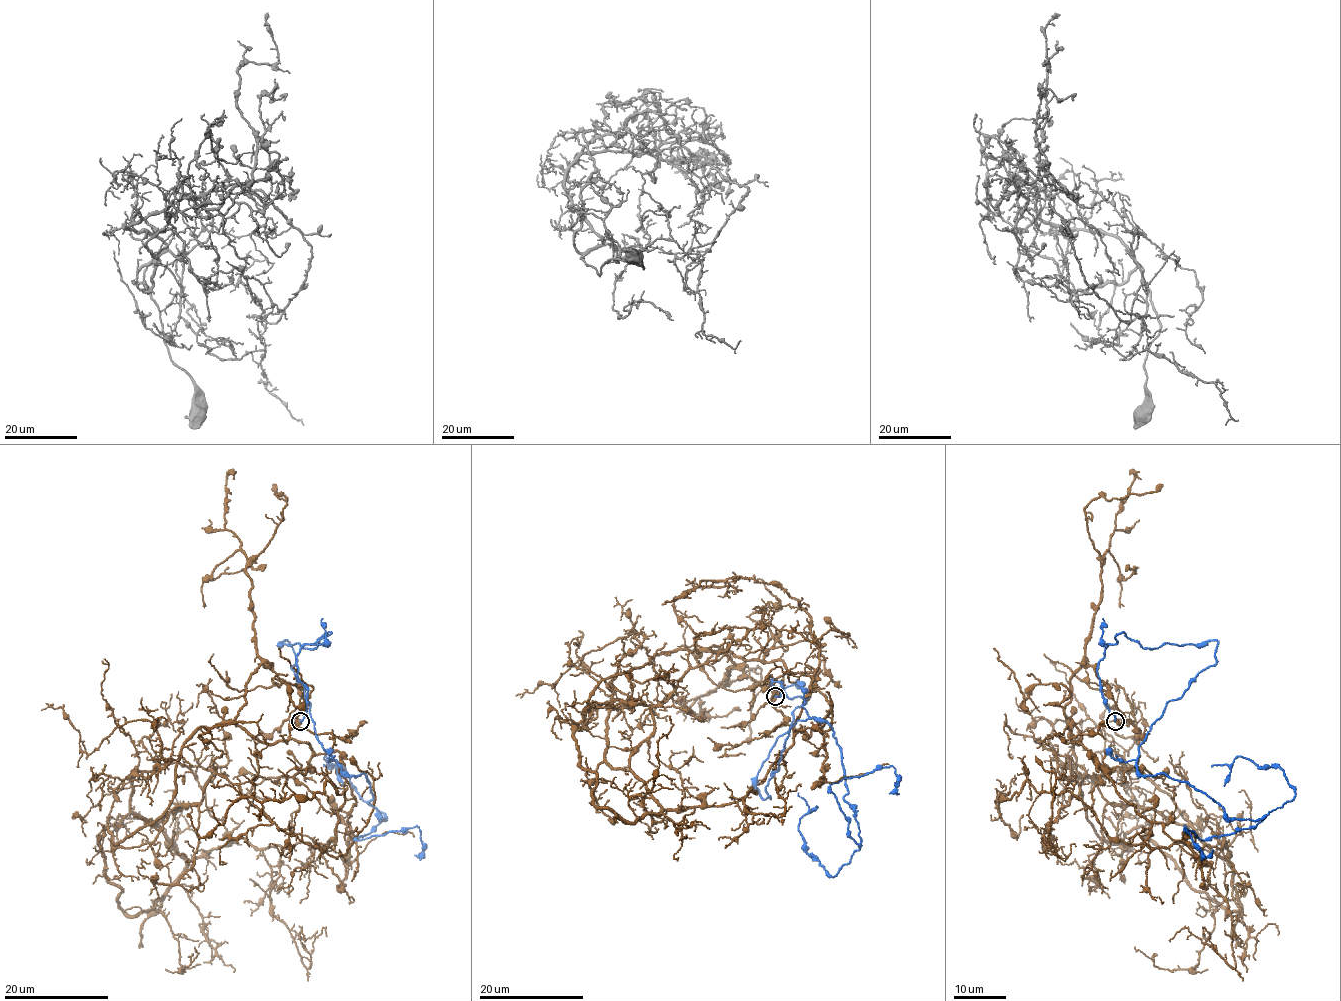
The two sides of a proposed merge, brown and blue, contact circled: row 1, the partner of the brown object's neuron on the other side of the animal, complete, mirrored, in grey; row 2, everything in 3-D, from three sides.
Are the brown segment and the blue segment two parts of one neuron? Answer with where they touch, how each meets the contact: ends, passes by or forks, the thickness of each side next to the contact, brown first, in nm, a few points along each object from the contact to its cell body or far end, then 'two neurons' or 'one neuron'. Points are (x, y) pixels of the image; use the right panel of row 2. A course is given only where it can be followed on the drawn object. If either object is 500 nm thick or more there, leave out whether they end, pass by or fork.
place (1115, 721); calibres 650 and 240 nm; course brown (1116, 720), (1084, 663), (1099, 835), (1147, 832), (1157, 787), (1228, 860), (1027, 781), (996, 801), (1023, 814); course blue (1114, 720), (1097, 663), (1114, 637), (1217, 642), (1136, 767), (1262, 819), (1185, 827), (1212, 849); two neurons

